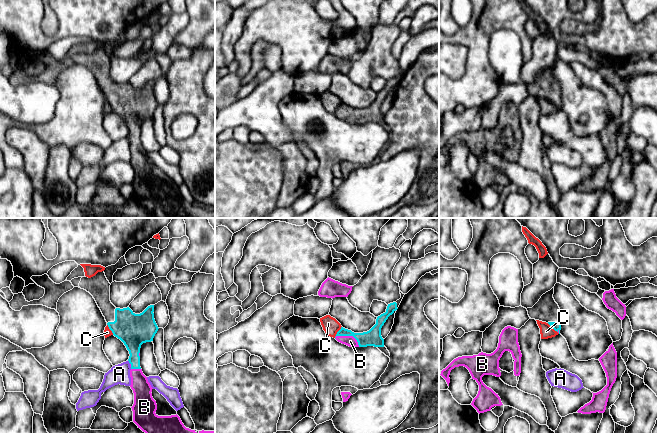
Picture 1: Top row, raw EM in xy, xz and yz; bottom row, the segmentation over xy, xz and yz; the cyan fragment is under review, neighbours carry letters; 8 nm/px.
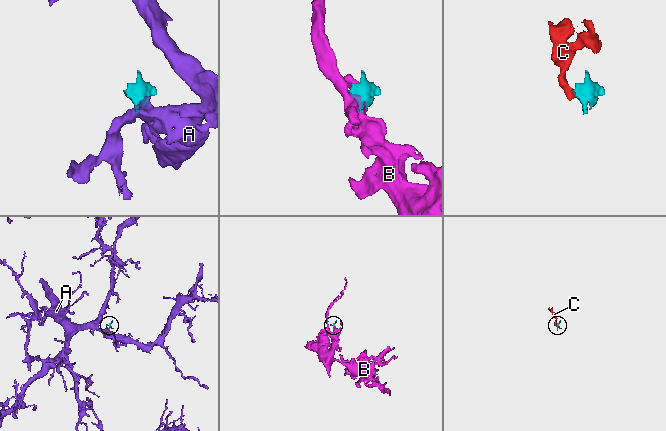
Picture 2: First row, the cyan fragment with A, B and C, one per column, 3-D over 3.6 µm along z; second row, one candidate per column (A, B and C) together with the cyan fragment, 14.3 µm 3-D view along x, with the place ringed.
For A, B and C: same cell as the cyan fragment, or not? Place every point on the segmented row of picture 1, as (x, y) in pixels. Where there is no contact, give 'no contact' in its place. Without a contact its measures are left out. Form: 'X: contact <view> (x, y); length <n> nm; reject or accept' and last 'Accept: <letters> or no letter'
A: contact xy (129, 362); length 40 nm; reject
B: contact xz (349, 335); length 220 nm; accept
C: contact yz (553, 328); length 130 nm; reject
Accept: B

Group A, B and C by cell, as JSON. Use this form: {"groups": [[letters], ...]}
{"groups": [["A"], ["B"], ["C"]]}

